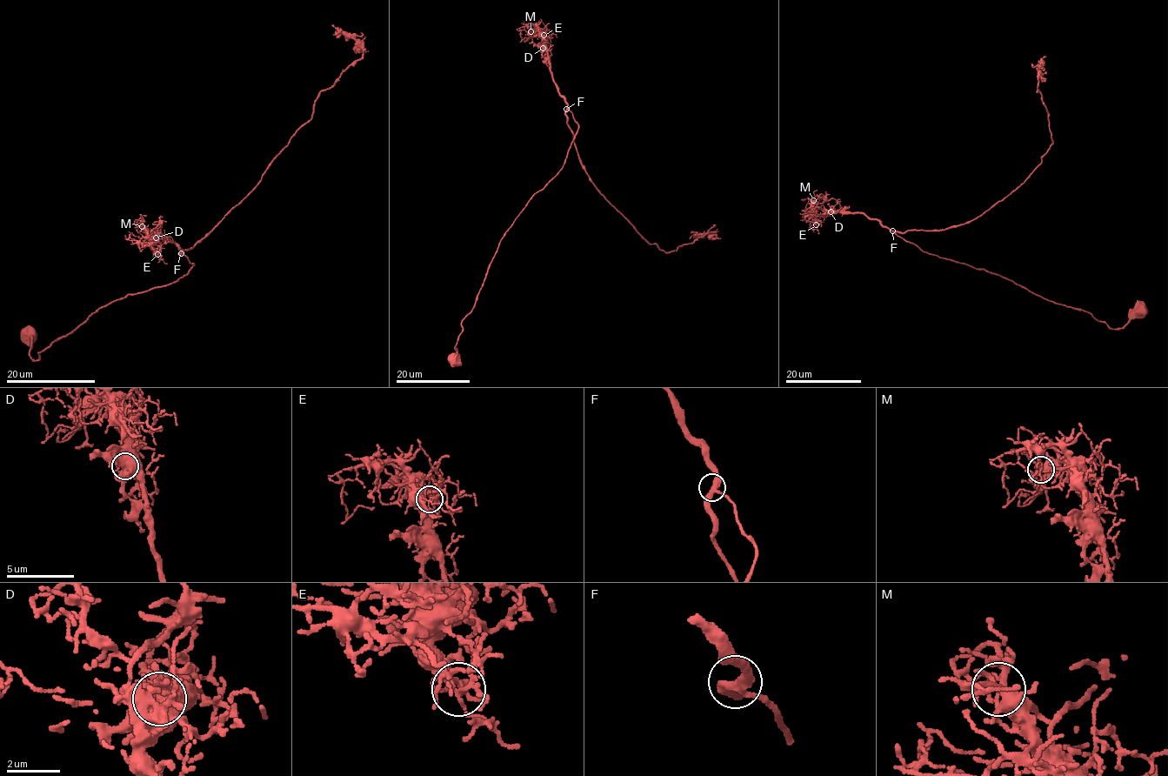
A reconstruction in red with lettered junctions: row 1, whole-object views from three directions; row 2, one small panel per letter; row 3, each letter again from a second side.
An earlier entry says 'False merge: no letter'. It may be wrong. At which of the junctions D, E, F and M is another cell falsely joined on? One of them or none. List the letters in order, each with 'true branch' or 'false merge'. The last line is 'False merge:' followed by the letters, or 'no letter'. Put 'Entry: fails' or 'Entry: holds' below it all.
D: false merge
E: true branch
F: true branch
M: true branch
False merge: D
Entry: fails

